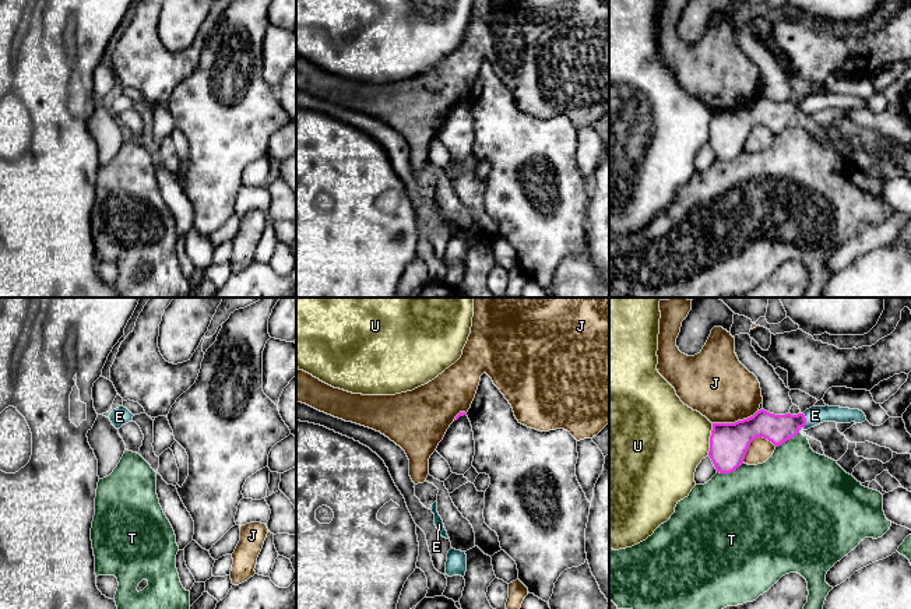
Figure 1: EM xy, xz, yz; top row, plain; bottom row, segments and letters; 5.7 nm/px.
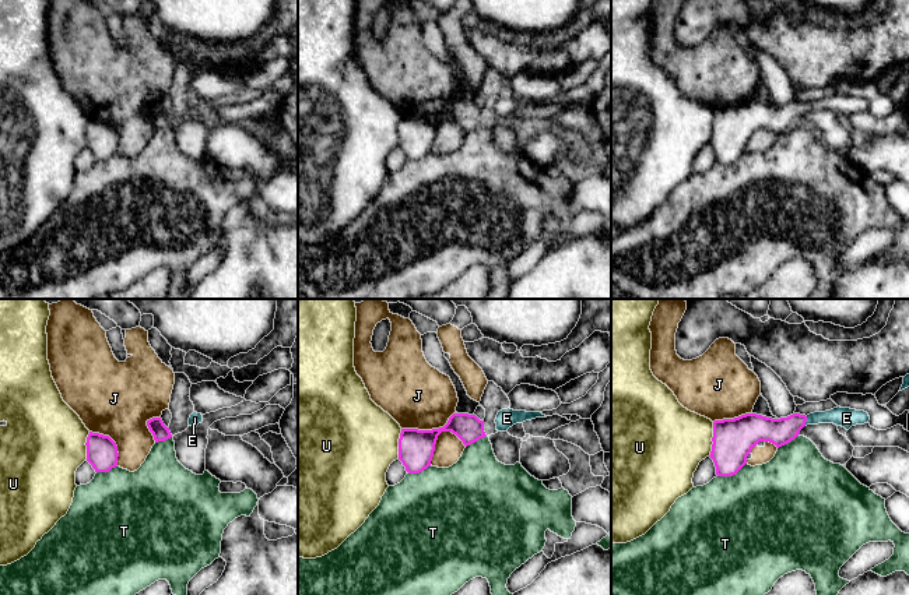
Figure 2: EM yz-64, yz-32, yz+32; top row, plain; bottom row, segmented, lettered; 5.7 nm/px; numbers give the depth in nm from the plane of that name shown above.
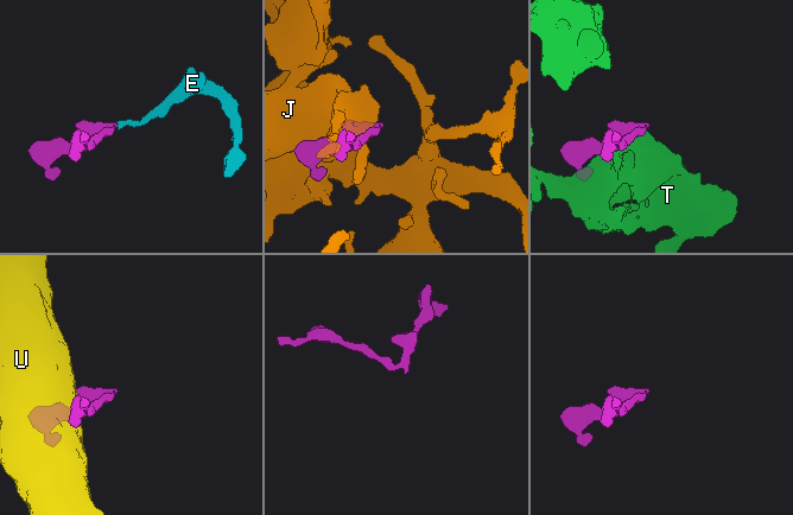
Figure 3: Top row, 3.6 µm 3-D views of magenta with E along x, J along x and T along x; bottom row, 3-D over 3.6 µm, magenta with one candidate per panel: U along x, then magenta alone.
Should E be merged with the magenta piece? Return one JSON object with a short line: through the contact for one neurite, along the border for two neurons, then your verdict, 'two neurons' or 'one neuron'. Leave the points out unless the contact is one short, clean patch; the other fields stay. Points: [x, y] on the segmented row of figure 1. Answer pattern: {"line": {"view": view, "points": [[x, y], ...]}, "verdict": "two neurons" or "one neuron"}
{"line": {"view": "yz", "points": [[777, 429], [797, 421], [805, 421], [815, 415]]}, "verdict": "one neuron"}

